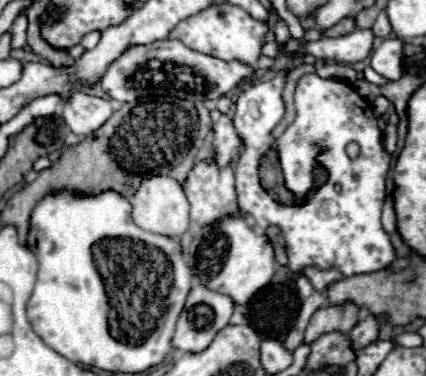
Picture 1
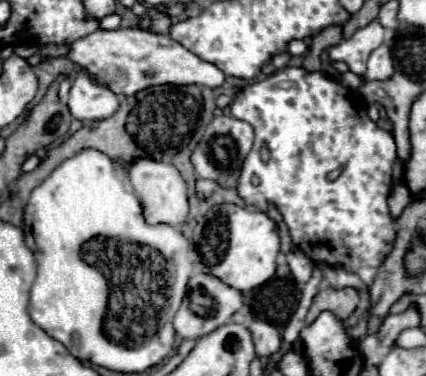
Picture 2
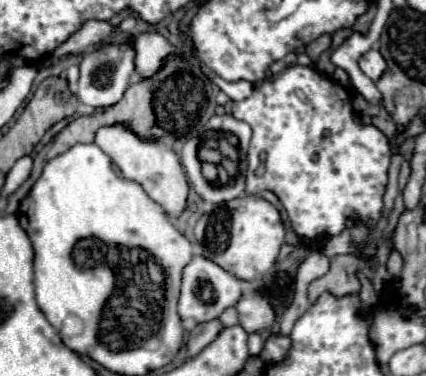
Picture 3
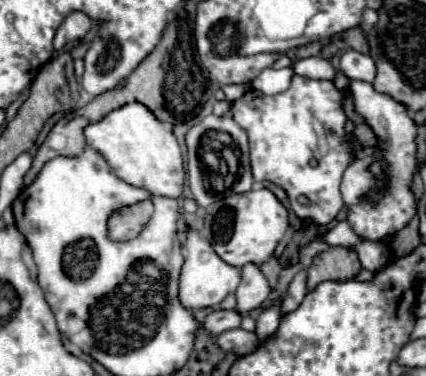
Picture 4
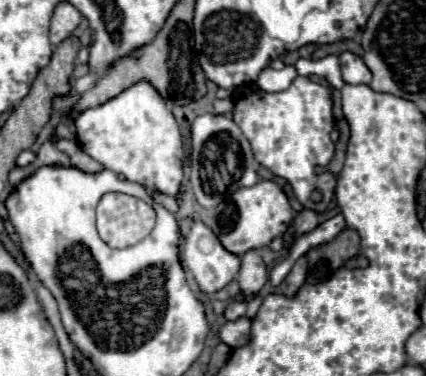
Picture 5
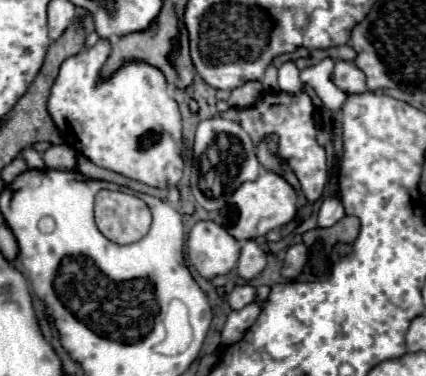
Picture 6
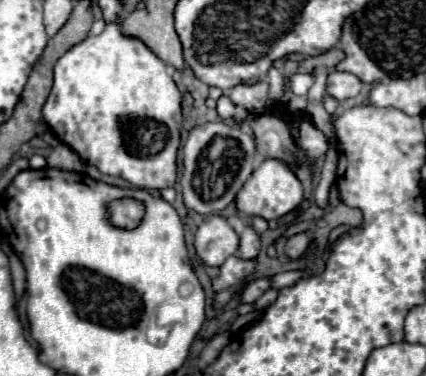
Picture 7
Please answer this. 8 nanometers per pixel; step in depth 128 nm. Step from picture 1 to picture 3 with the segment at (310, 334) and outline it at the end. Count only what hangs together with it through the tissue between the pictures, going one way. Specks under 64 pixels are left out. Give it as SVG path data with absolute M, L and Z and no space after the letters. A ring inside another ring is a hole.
M352 254L346 256L334 256L330 258L330 272L322 276L320 280L314 280L308 288L308 298L314 304L322 292L330 292L336 298L358 294L360 282L356 278L358 270L358 258Z

